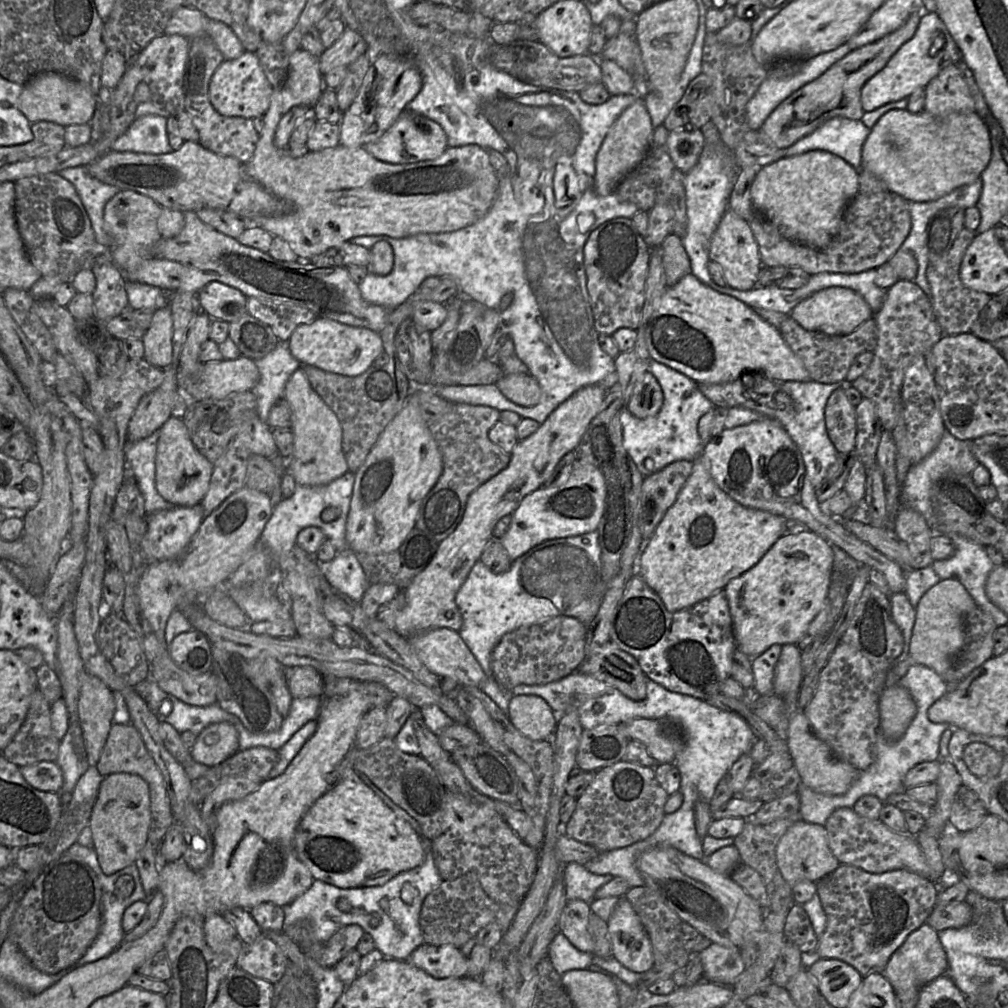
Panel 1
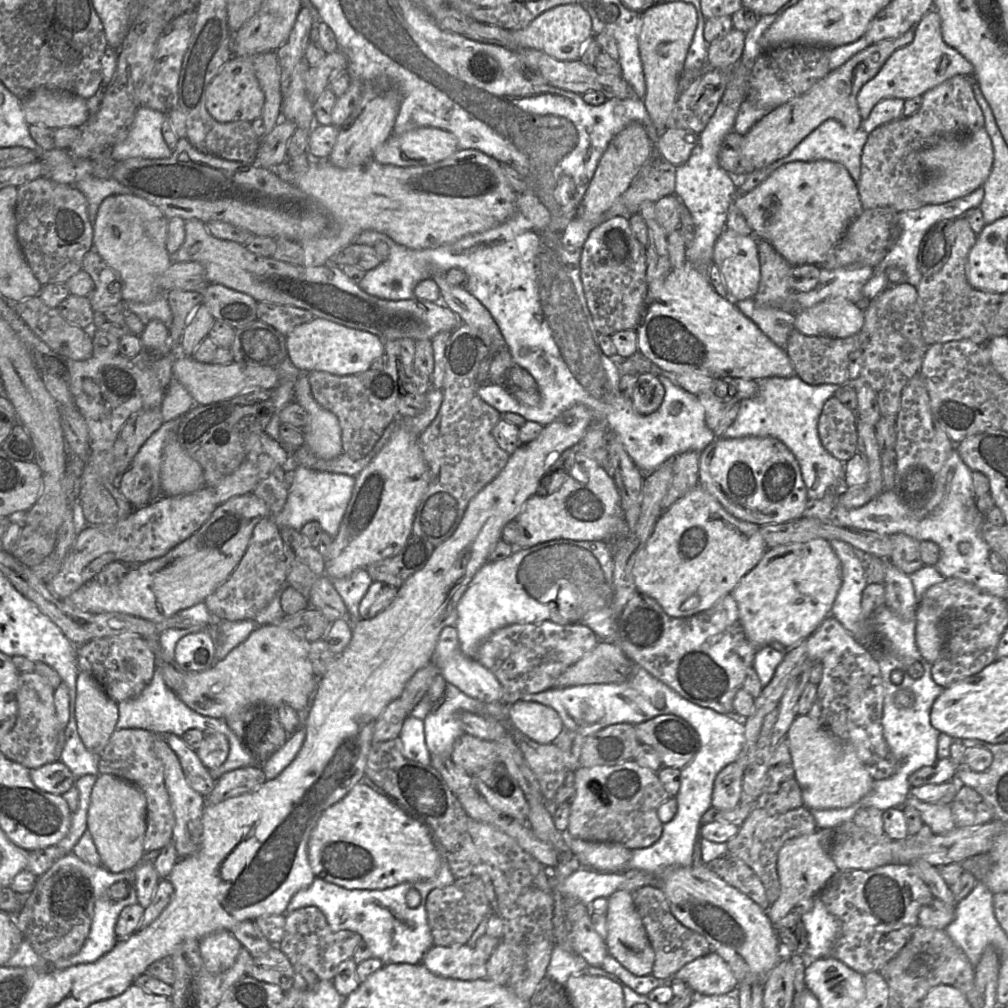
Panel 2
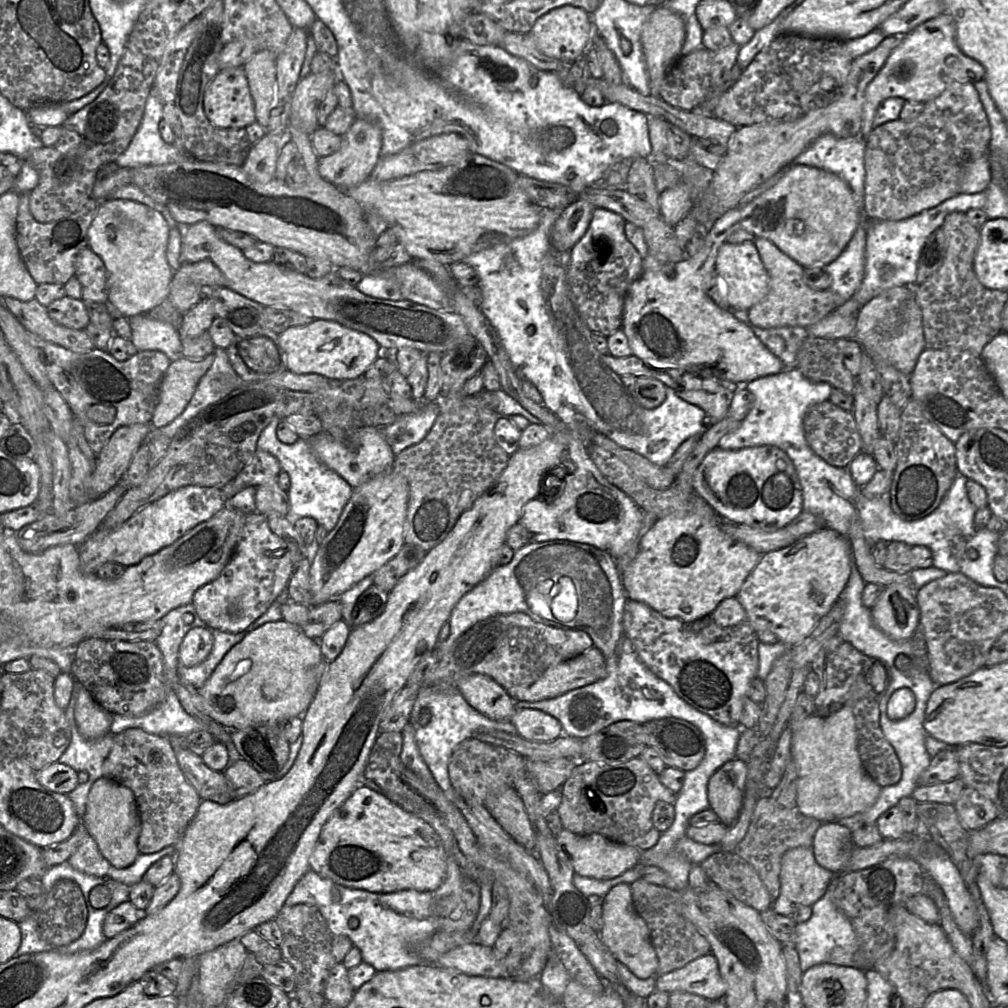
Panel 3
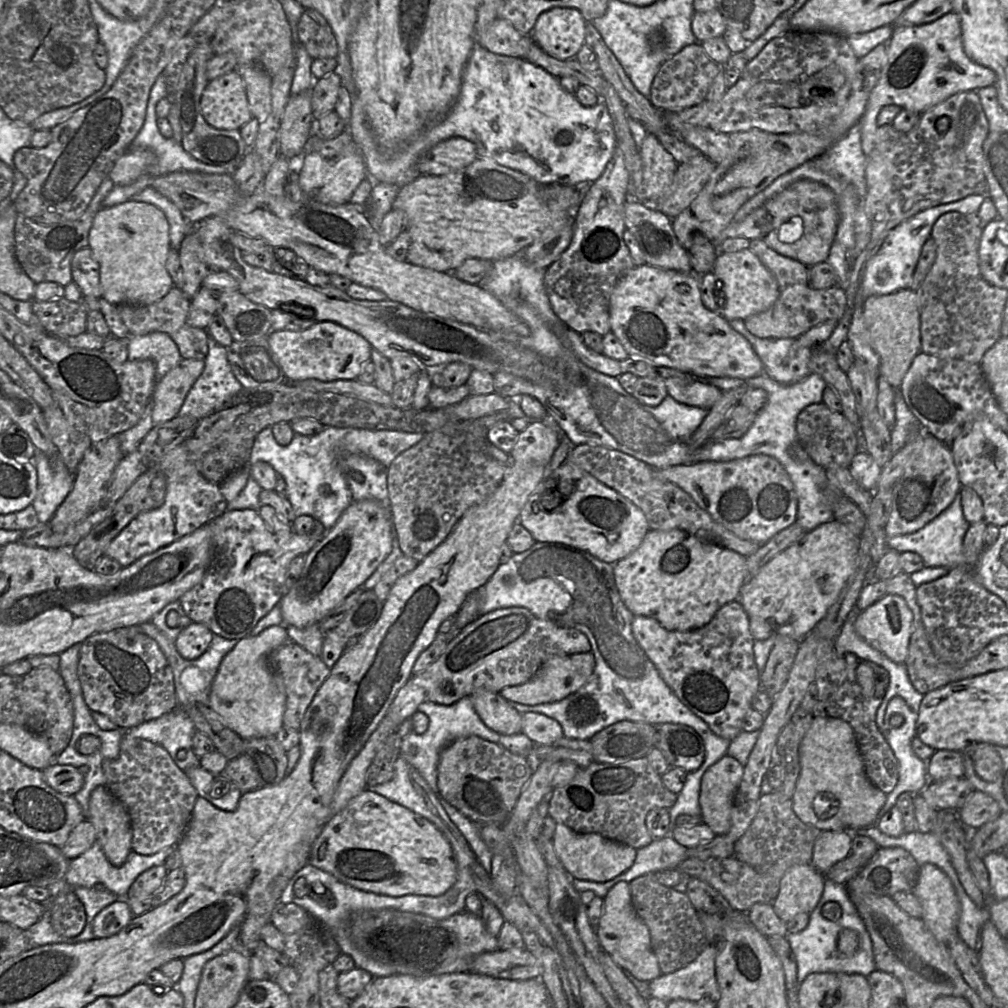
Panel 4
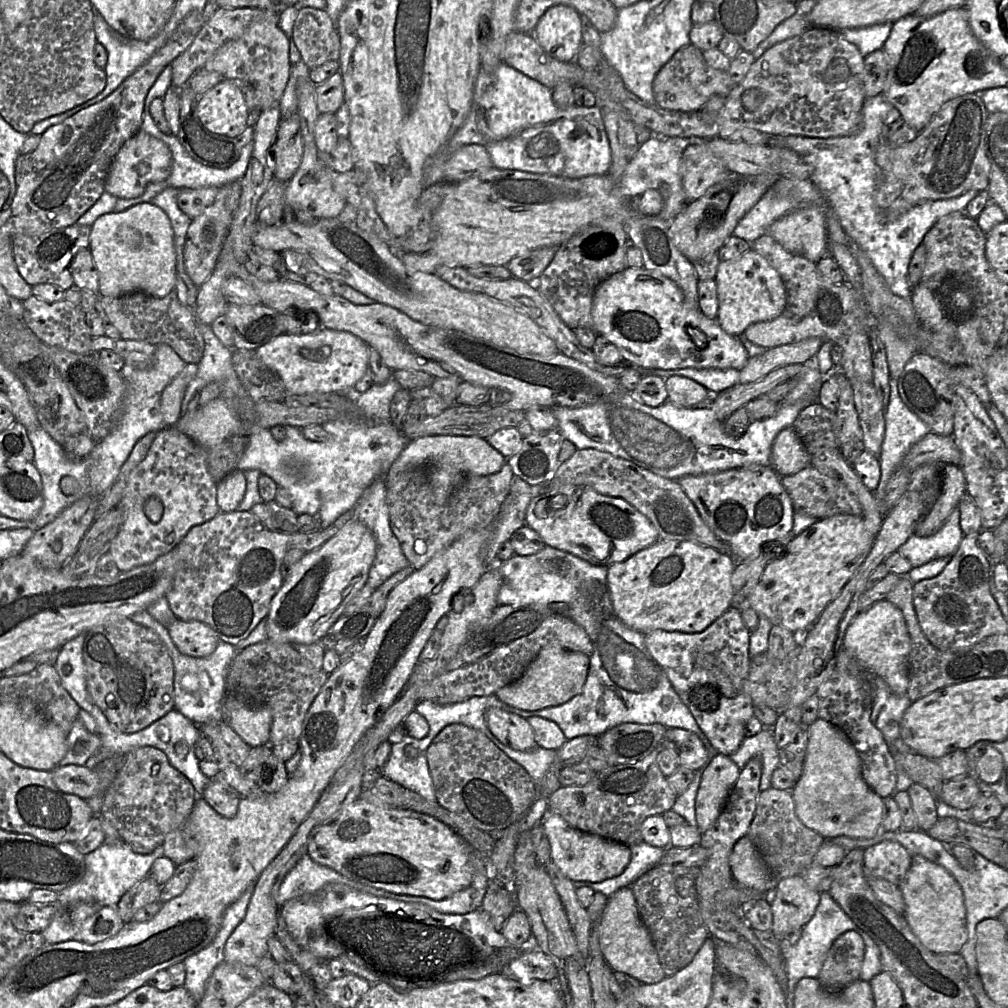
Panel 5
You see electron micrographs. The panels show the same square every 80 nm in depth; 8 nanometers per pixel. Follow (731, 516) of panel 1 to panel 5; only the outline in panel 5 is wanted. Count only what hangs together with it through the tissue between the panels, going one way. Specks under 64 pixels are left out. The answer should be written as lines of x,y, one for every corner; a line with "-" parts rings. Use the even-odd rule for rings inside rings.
659,540
627,560
608,567
607,583
613,610
625,625
643,635
654,630
700,633
731,607
731,575
735,567
736,560
729,553
690,541

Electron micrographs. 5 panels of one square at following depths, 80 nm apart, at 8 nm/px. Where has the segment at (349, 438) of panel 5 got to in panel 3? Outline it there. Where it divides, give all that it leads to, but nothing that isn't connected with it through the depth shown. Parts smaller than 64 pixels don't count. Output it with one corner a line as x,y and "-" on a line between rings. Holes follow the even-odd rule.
425,402
419,410
400,416
393,424
382,428
394,455
419,443
428,434
439,415
437,402
-
274,418
266,426
258,439
257,449
274,455
278,459
282,471
290,476
291,485
288,491
290,509
285,518
294,525
303,517
311,517
329,532
337,524
354,489
338,473
319,460
307,438
300,437
293,444
282,443
276,435
277,426
281,421

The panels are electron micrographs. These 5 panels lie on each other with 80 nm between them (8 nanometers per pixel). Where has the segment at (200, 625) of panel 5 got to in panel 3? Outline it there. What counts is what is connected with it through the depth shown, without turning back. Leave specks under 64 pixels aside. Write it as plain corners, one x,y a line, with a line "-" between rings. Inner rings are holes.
204,627
191,629
179,648
179,663
192,667
202,663
210,654
214,644
212,630

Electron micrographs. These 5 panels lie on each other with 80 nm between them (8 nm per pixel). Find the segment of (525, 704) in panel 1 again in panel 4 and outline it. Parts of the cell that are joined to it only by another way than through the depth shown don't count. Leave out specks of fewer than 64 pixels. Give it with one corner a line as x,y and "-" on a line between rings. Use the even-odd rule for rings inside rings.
535,712
521,714
522,732
535,745
551,745
564,736
561,725
553,718

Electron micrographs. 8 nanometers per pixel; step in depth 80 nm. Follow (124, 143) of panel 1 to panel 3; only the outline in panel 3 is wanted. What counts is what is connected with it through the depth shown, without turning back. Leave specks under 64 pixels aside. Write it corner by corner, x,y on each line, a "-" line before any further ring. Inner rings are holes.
152,89
147,98
142,121
126,150
116,163
123,168
138,168
149,165
164,165
176,162
189,155
186,150
164,141
159,131
163,119
164,103

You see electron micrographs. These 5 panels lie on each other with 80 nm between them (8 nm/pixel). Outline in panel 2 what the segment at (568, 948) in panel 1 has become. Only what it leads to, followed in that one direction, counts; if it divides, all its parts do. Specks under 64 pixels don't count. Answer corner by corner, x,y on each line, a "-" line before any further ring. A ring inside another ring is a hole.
555,944
546,970
546,976
565,986
571,975
585,972
588,967
585,959
575,951
568,951

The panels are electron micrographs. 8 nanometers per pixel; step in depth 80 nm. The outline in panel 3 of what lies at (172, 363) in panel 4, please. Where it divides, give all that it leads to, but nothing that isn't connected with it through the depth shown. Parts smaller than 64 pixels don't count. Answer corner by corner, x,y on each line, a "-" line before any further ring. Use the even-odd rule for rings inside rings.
146,313
136,314
129,317
132,329
131,341
138,352
144,350
158,350
165,353
171,361
175,361
182,356
181,338
178,330
170,323
153,319

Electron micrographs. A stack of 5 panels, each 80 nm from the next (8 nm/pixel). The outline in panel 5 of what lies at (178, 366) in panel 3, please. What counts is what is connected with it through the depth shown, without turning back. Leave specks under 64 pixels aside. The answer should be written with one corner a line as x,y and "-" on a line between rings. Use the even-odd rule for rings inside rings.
188,363
183,371
164,388
160,408
165,427
174,426
181,417
181,405
185,391
197,372
198,365

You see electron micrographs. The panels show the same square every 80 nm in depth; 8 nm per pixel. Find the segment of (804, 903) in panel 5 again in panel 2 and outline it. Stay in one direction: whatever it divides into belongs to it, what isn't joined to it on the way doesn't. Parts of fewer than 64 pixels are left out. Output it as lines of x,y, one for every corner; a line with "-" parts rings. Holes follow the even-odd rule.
817,831
787,840
780,848
777,858
780,895
766,912
772,925
790,913
799,900
817,896
837,871
830,852
820,844

